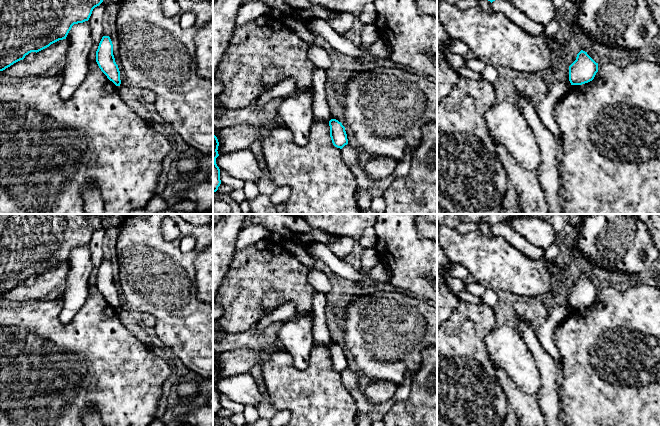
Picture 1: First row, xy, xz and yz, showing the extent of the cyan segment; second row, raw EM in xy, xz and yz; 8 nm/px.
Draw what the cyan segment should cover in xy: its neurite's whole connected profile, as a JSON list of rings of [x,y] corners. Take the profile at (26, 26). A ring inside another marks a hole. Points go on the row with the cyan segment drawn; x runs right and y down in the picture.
[[[0,0],[0,71],[23,60],[31,52],[39,52],[66,39],[74,24],[88,21],[92,11],[103,0]]]

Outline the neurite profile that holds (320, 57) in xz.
[[[310,46],[307,51],[307,57],[315,67],[321,68],[324,71],[331,67],[330,52],[322,47]]]

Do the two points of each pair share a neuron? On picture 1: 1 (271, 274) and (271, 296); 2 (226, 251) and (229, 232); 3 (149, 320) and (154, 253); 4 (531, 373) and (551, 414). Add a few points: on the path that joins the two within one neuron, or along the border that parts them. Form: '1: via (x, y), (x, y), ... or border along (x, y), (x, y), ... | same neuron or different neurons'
1: border along (277, 290), (266, 293), (262, 302), (265, 313) | different neurons
2: via (226, 246), (226, 237) | same neuron
3: border along (137, 314), (150, 313), (154, 317), (154, 327) | different neurons
4: border along (539, 367), (541, 388), (536, 394) | different neurons

